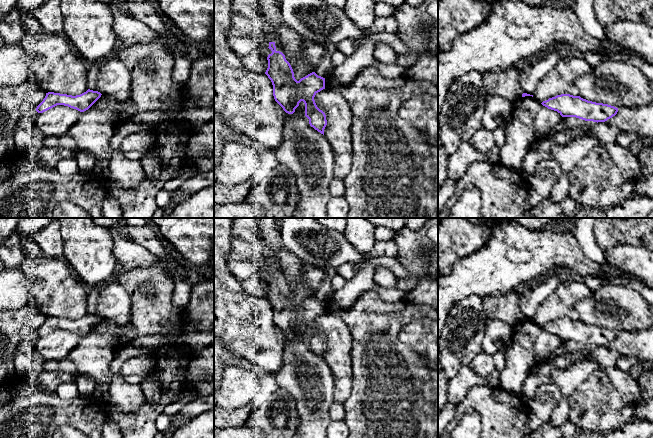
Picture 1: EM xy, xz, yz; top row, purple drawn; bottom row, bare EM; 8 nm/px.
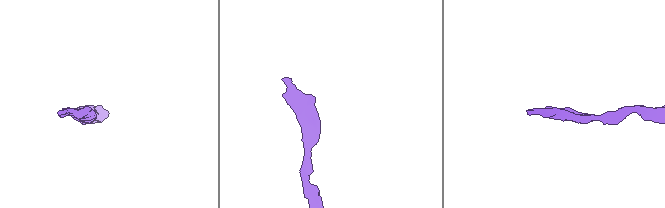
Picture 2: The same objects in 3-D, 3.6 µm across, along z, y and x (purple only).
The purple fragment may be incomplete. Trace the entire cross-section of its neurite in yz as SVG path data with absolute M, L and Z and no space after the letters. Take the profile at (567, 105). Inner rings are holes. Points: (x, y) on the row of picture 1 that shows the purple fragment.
M561 94L541 103L548 109L557 111L562 117L576 117L585 121L605 122L615 116L618 108L588 101L580 96Z

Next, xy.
M90 89L76 96L48 92L43 101L37 106L36 111L38 113L43 113L57 105L64 105L80 112L84 112L88 110L101 95L100 92Z

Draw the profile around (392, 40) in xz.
M369 29L363 30L365 36L372 40L374 44L383 43L390 46L397 55L406 55L409 53L407 46L398 38L397 34L381 33L372 34Z

